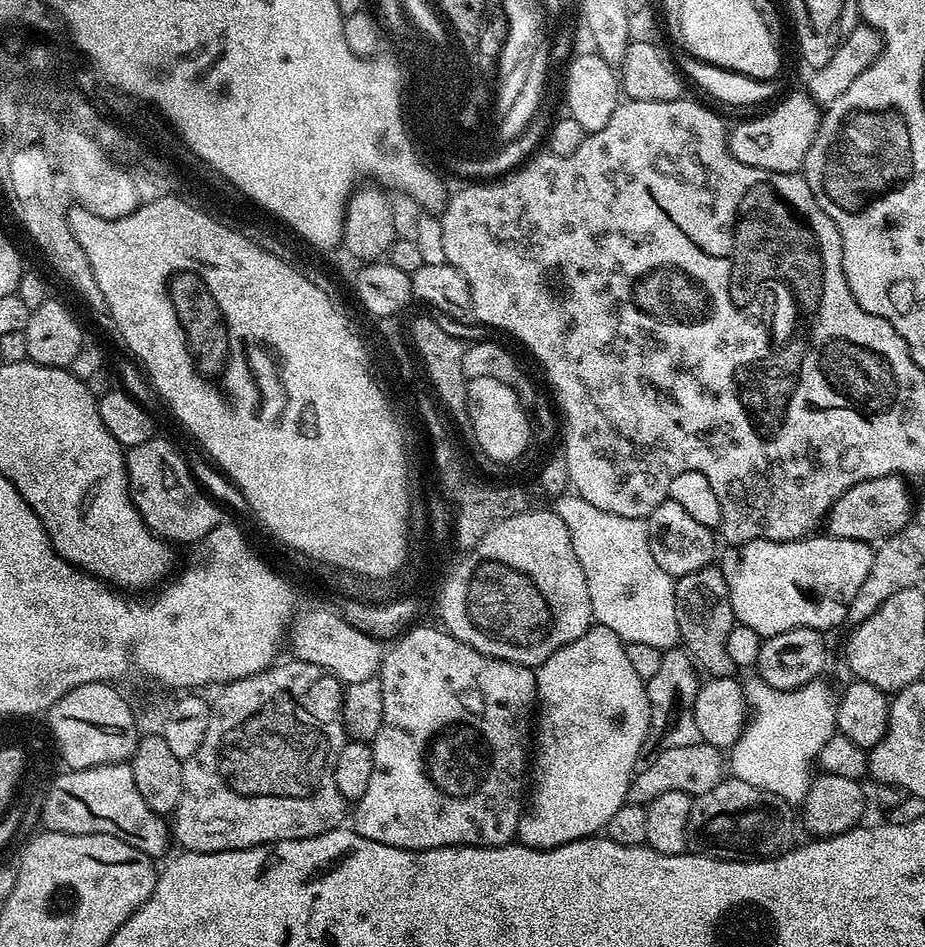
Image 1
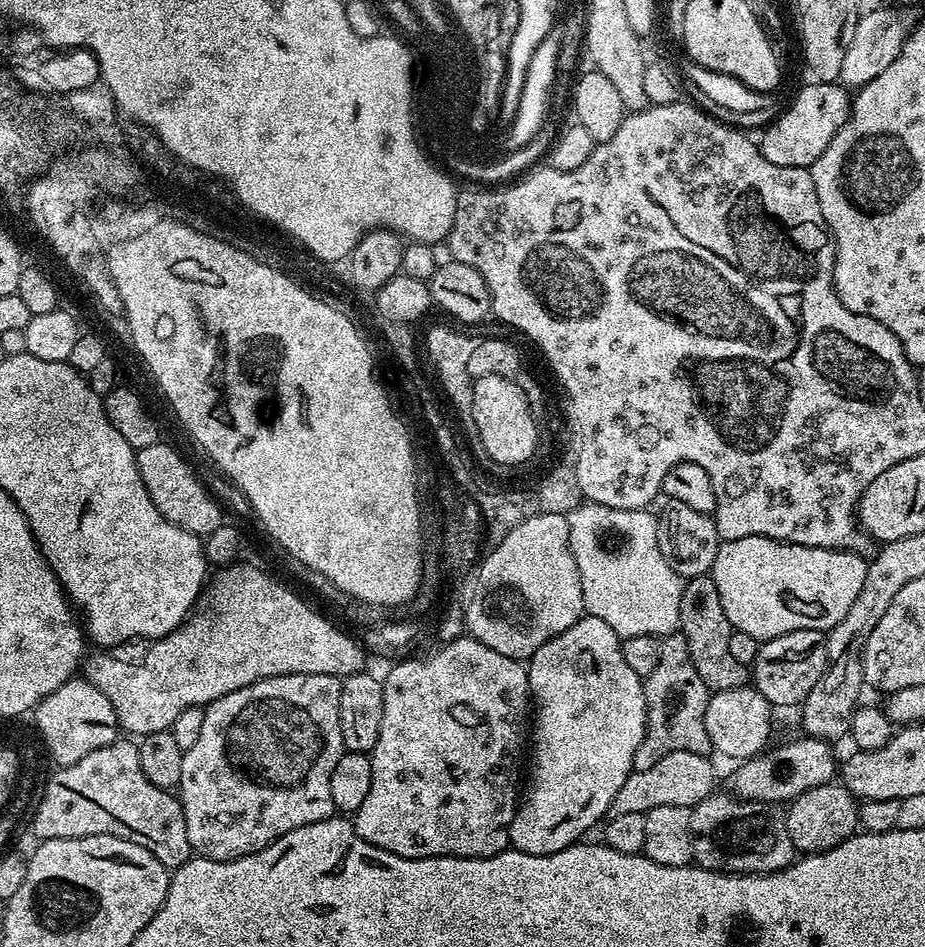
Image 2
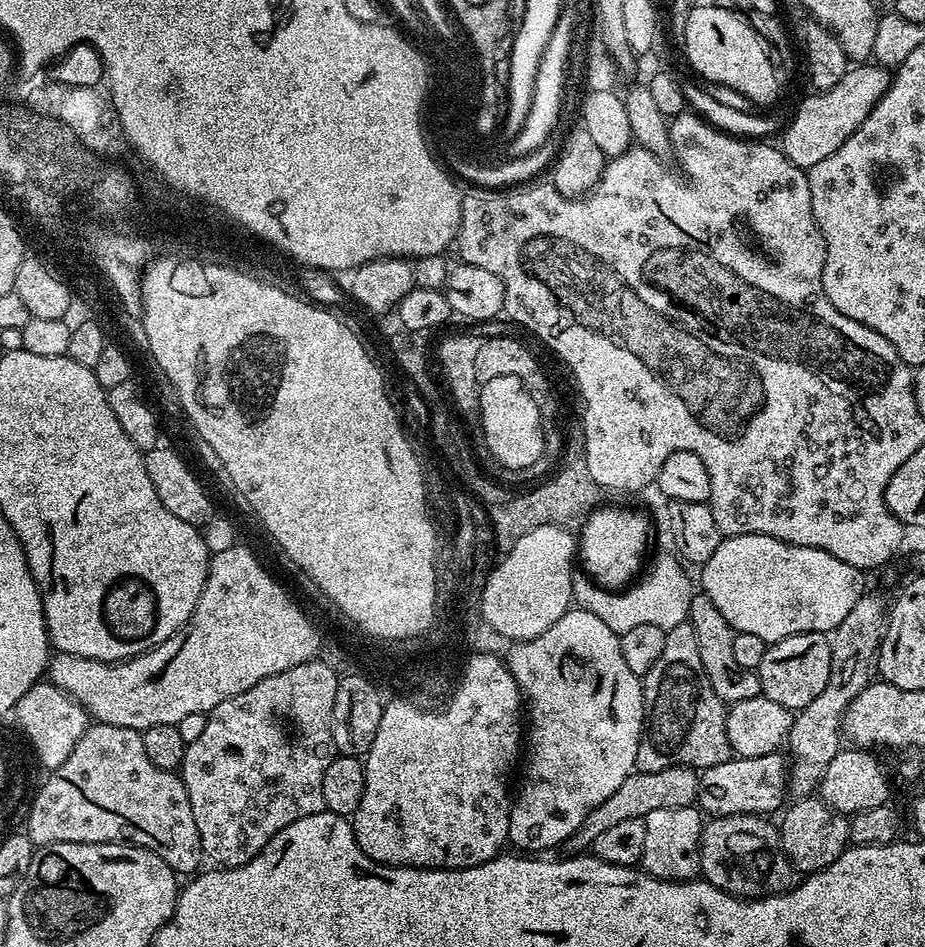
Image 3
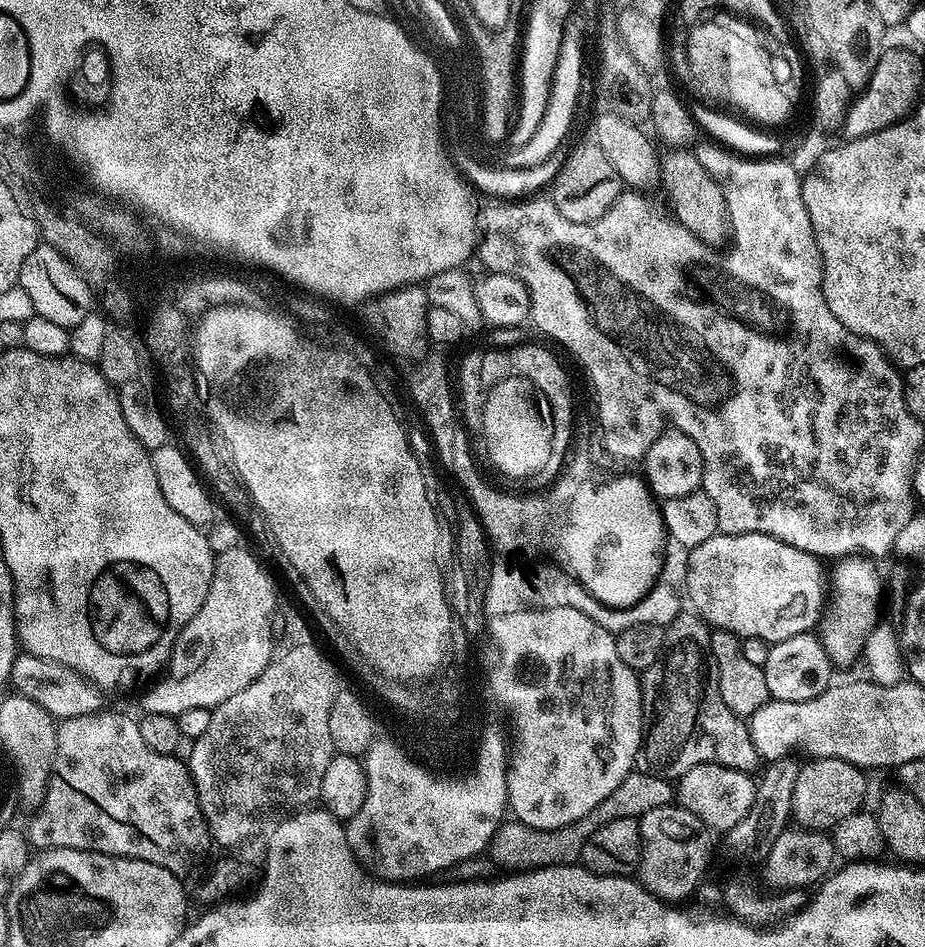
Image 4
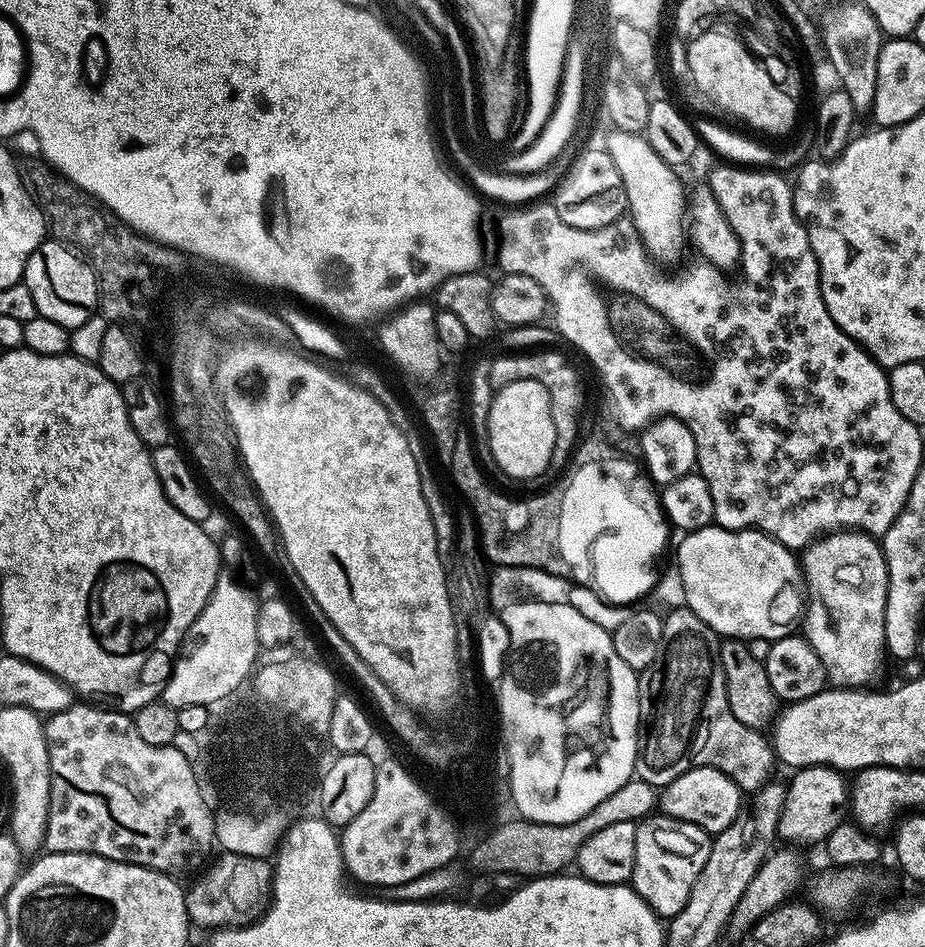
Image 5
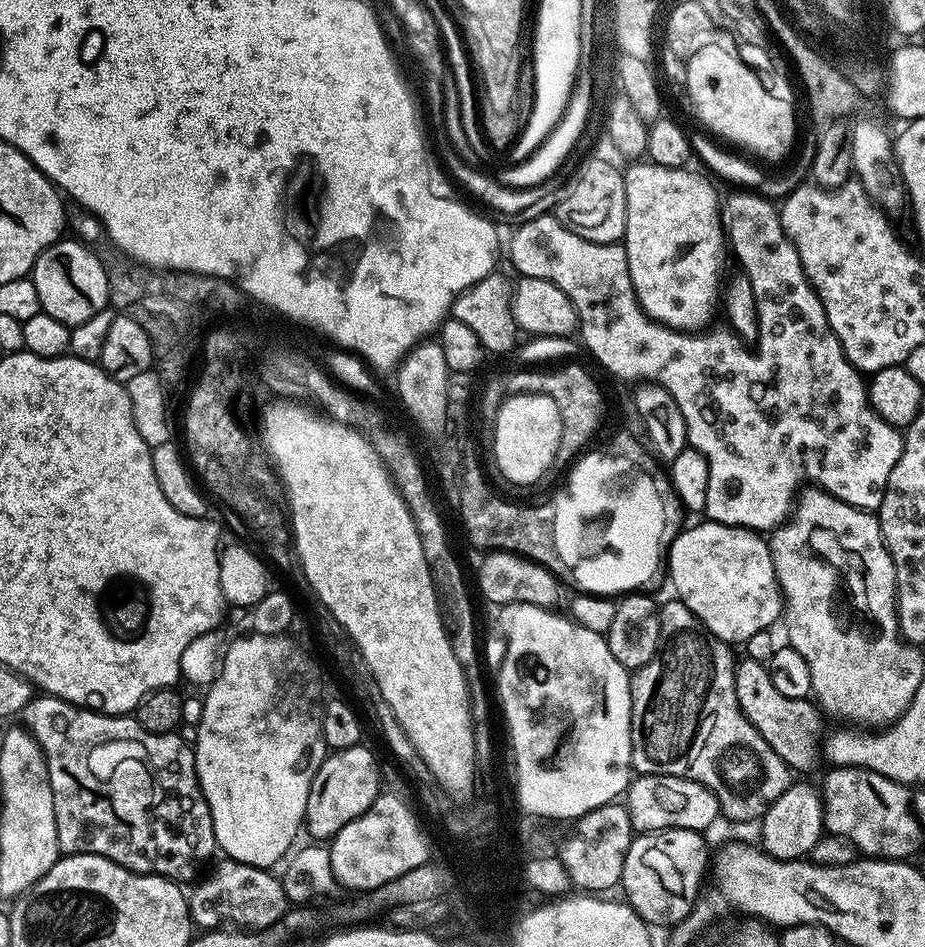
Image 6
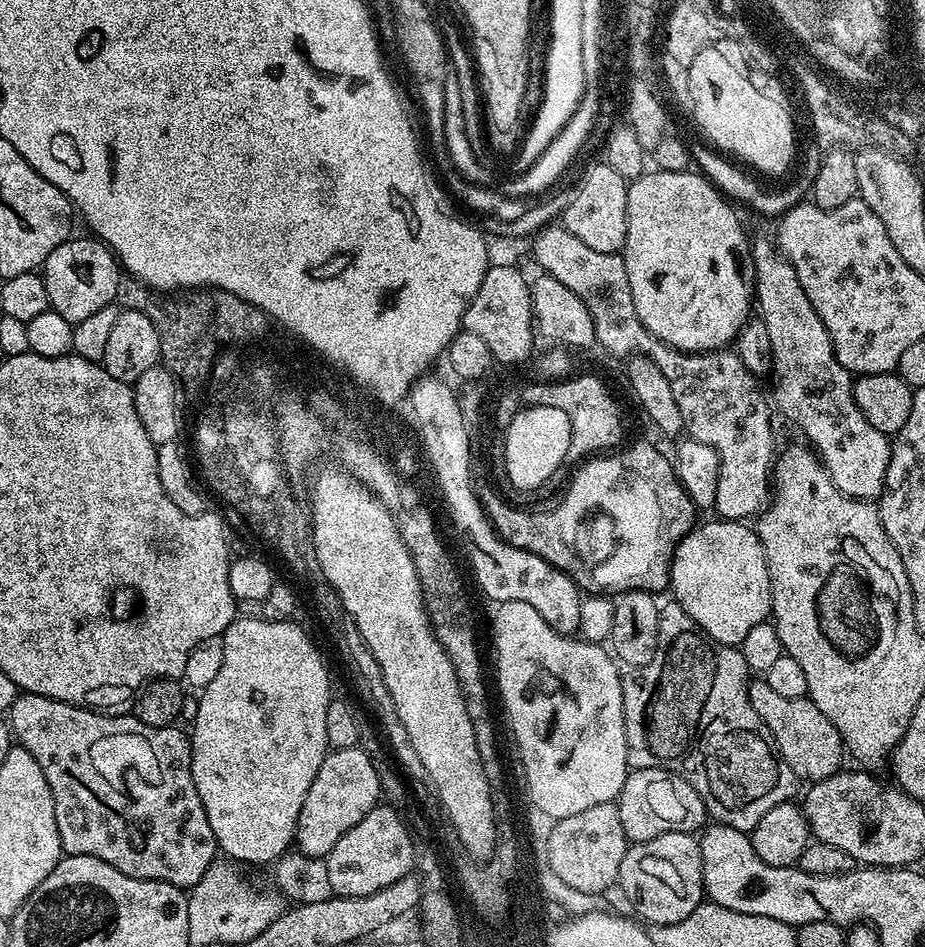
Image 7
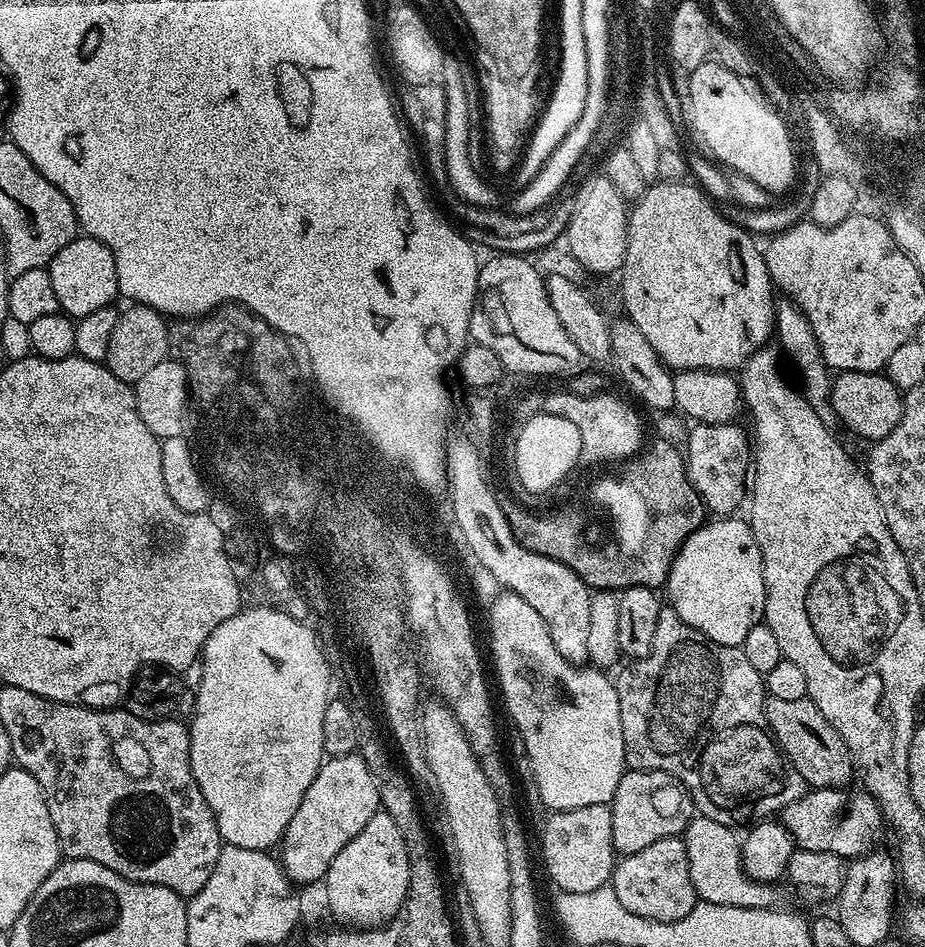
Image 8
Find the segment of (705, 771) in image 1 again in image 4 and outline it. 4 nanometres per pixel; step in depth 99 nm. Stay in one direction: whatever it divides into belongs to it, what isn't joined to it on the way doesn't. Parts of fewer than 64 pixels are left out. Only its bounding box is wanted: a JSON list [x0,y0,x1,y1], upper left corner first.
[487,770,673,872]

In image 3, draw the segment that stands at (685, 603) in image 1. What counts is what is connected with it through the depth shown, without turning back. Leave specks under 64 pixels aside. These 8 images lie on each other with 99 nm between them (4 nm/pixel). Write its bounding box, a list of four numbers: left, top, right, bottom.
[687,595,761,705]

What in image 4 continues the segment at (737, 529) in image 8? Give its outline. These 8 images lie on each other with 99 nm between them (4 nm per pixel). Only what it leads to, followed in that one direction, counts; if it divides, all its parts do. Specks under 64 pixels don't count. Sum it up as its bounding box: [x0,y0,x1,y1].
[687,532,826,645]

